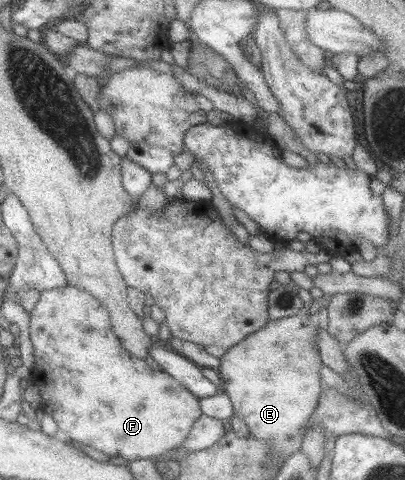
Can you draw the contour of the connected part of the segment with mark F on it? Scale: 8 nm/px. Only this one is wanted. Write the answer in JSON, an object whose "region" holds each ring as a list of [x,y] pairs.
{"region":[[[67,284],[42,292],[30,311],[29,335],[36,357],[30,381],[38,389],[39,397],[43,397],[39,402],[45,405],[45,411],[73,442],[88,445],[109,458],[122,457],[129,462],[159,458],[183,445],[192,425],[201,417],[201,399],[172,375],[164,370],[156,372],[145,359],[131,355],[115,335],[108,311],[81,288]]]}

